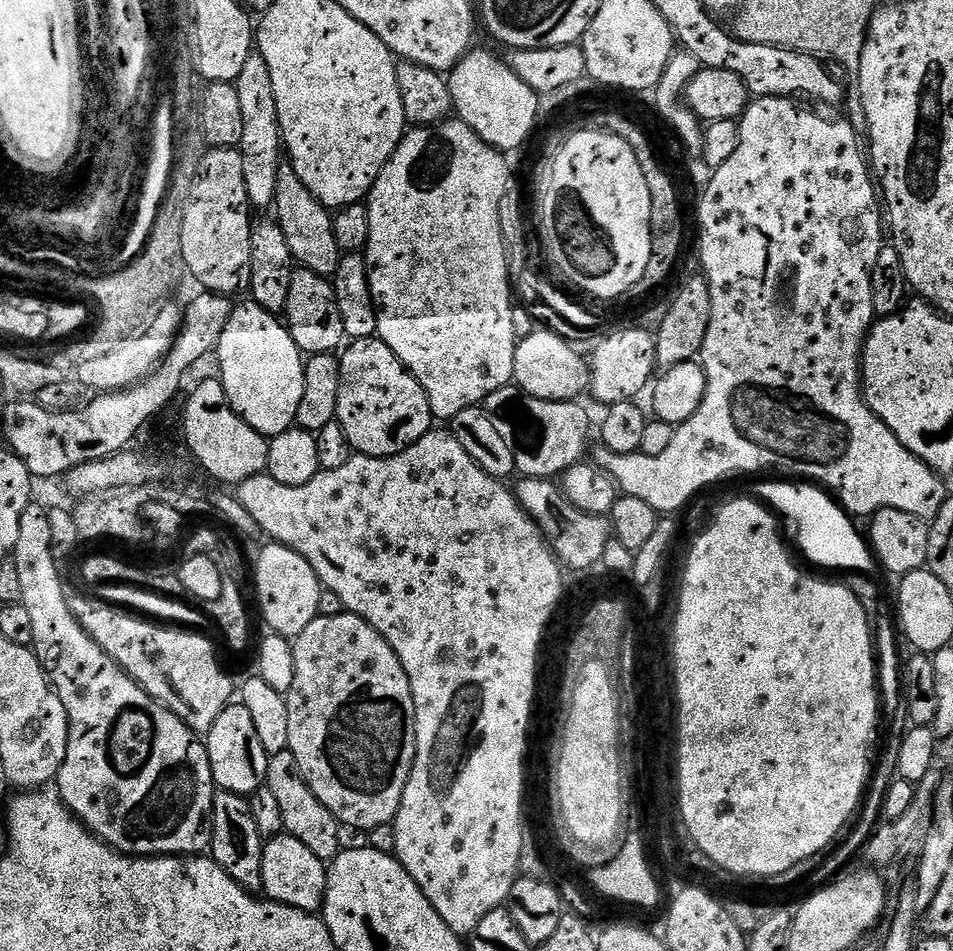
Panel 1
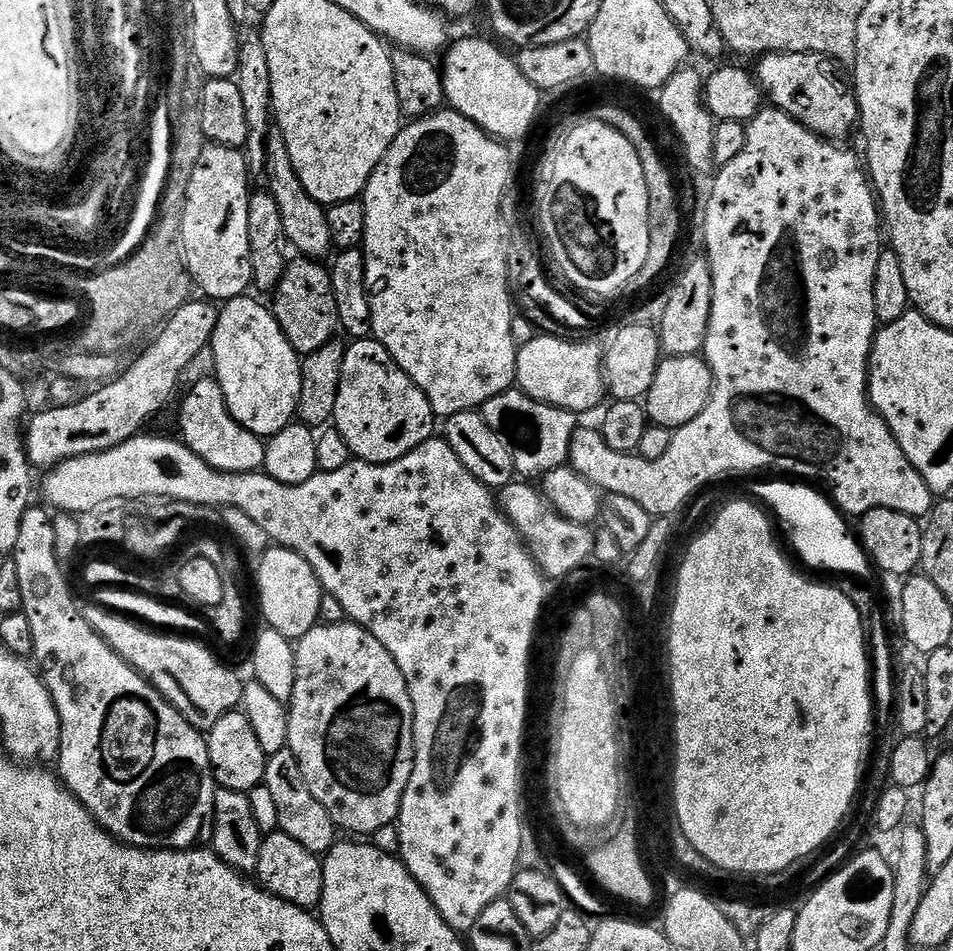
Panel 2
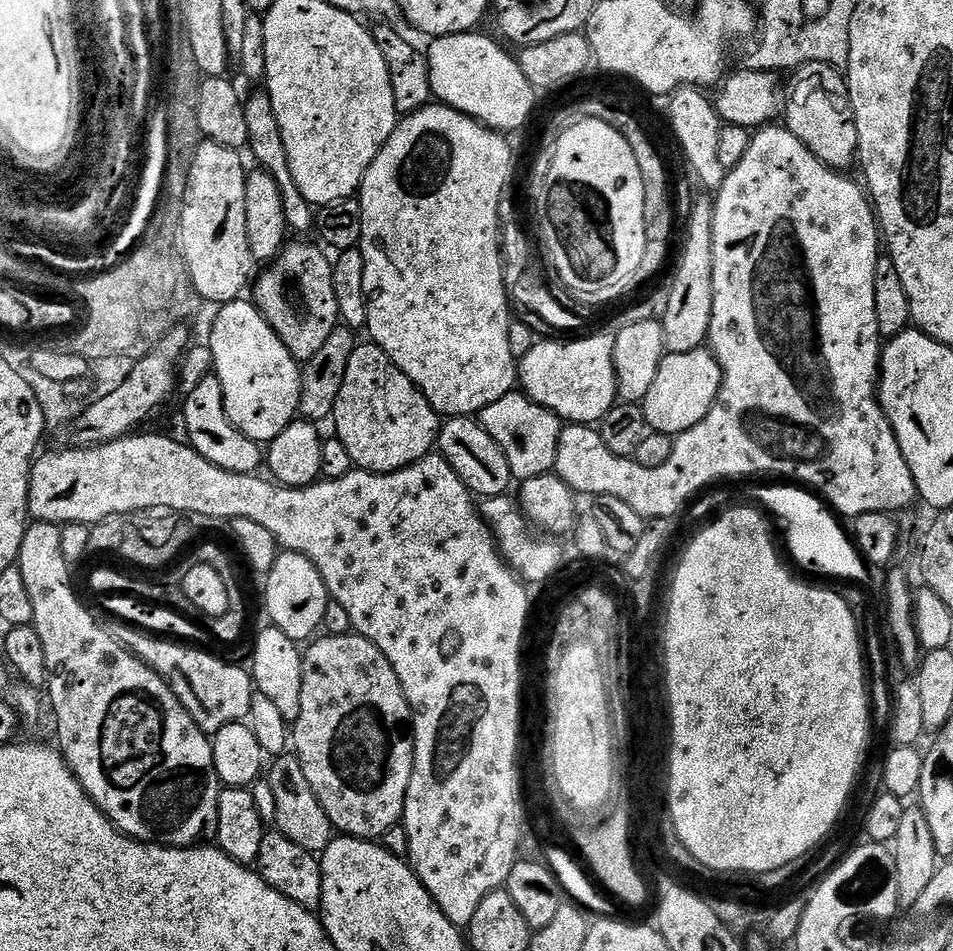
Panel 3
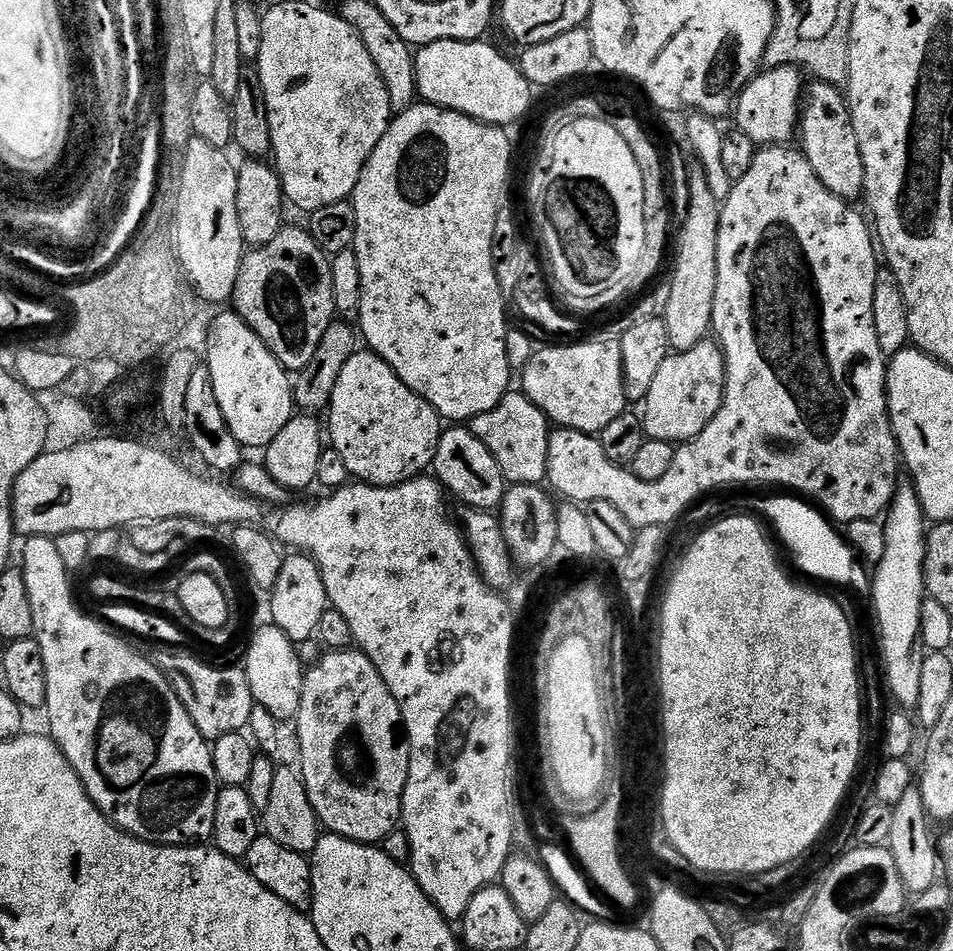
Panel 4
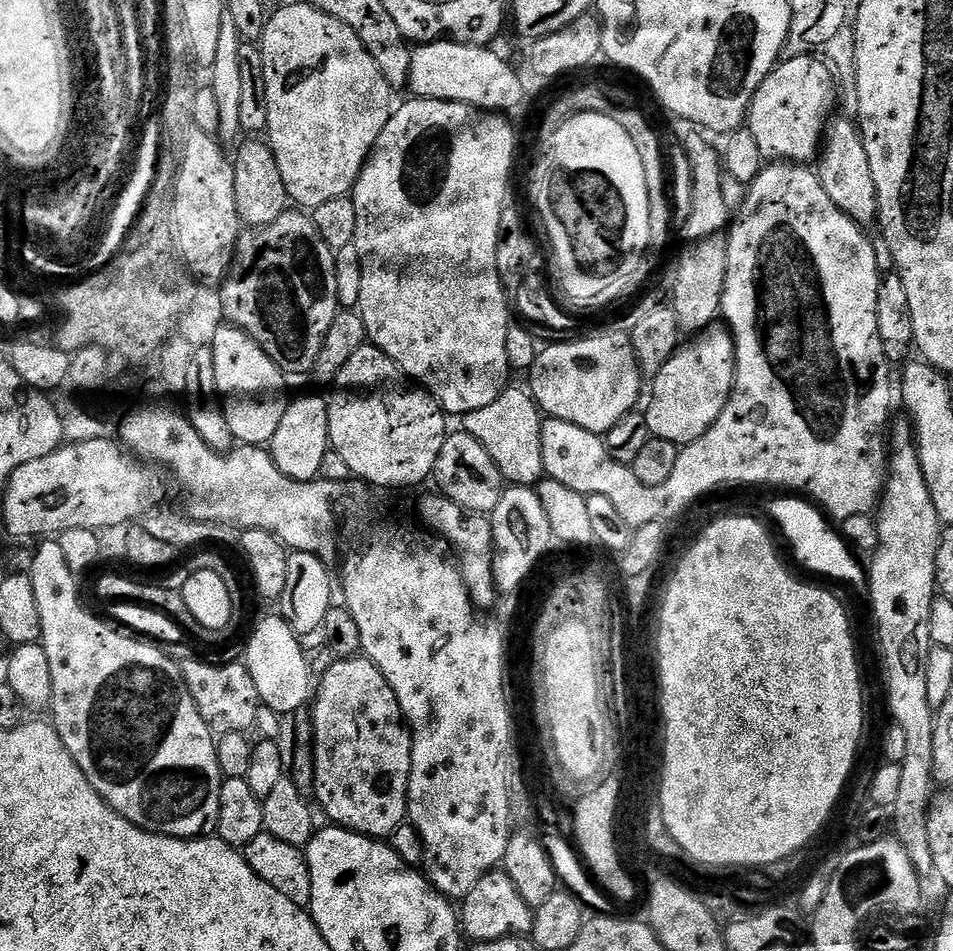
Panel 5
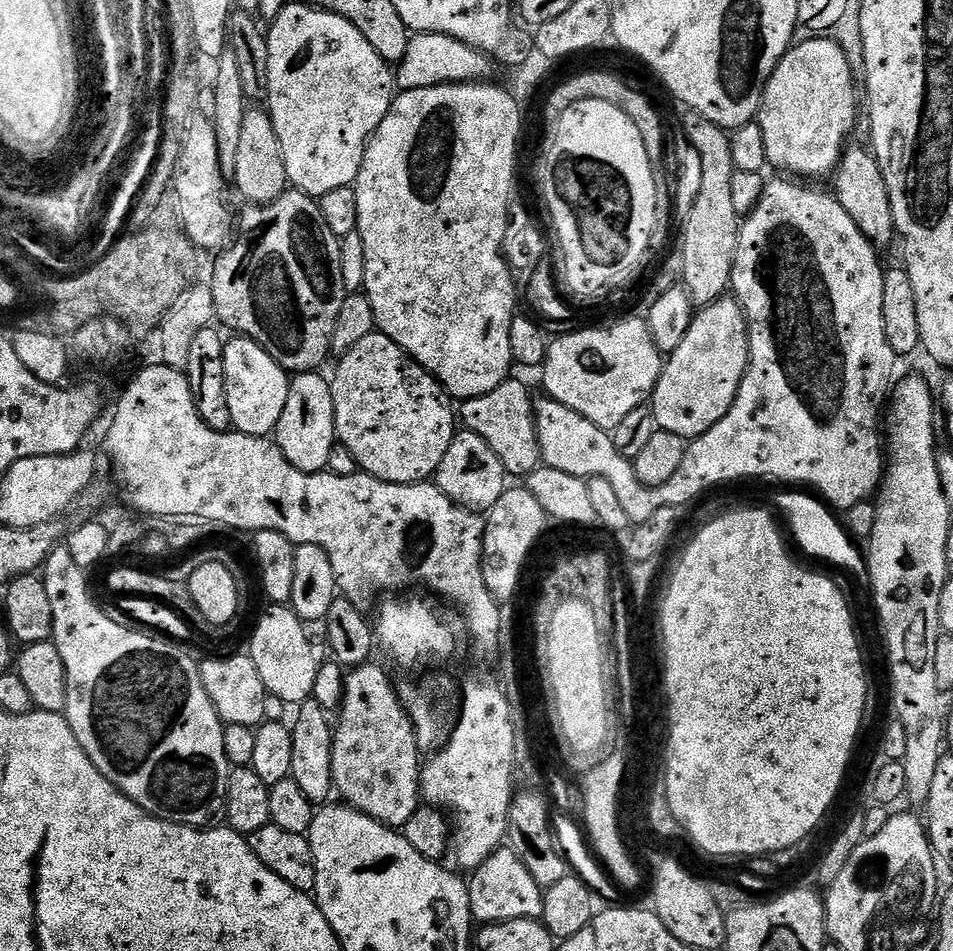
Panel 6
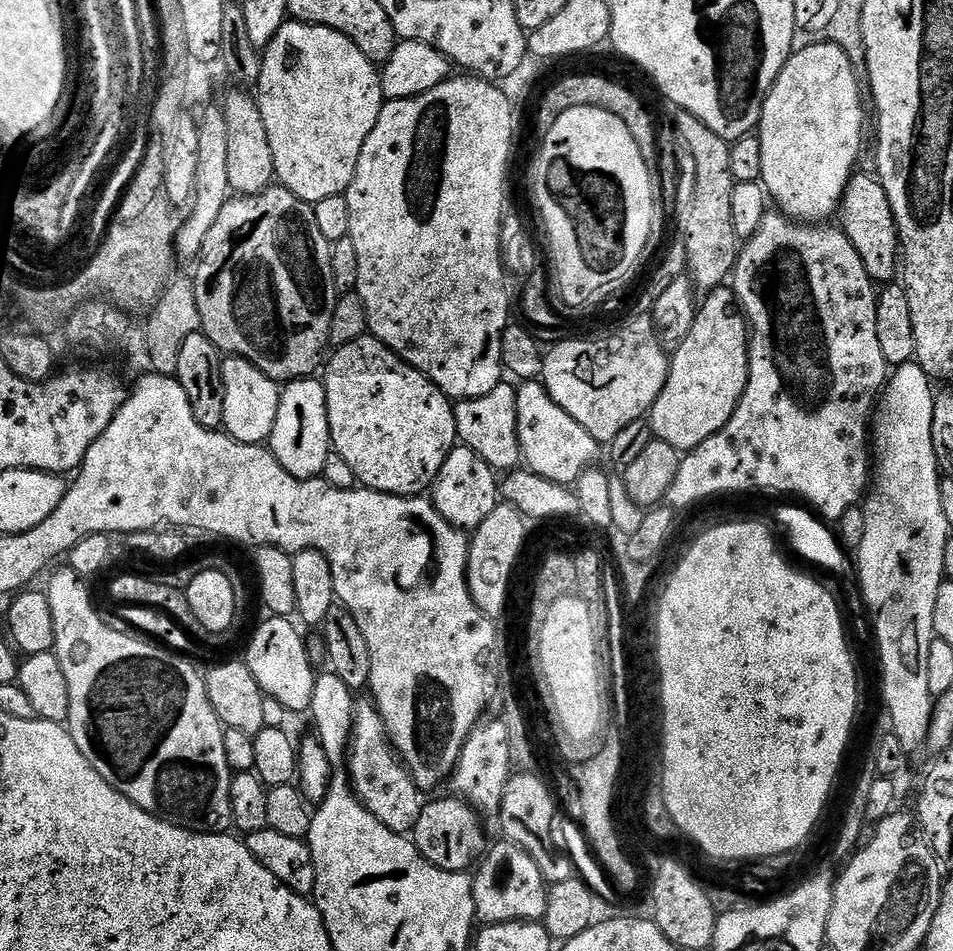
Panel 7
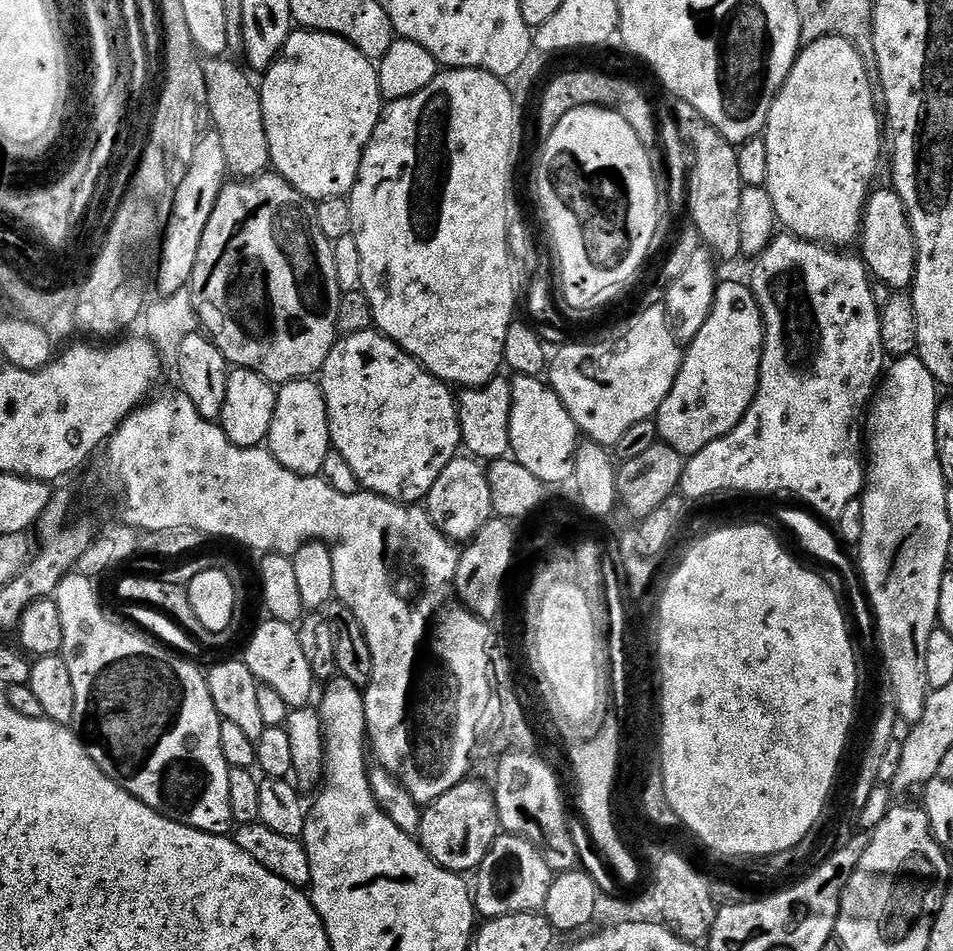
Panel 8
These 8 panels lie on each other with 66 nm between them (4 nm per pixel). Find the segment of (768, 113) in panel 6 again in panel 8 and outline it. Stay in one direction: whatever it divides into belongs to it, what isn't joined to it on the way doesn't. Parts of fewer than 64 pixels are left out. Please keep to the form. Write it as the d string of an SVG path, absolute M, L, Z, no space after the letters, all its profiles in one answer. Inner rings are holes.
M827 36L801 47L782 90L776 95L774 106L770 106L768 124L762 135L766 142L766 187L774 202L779 227L801 240L836 250L847 249L847 244L855 245L862 231L864 205L874 188L872 179L880 164L882 116L878 111L873 77L864 68L858 50L849 40Z

